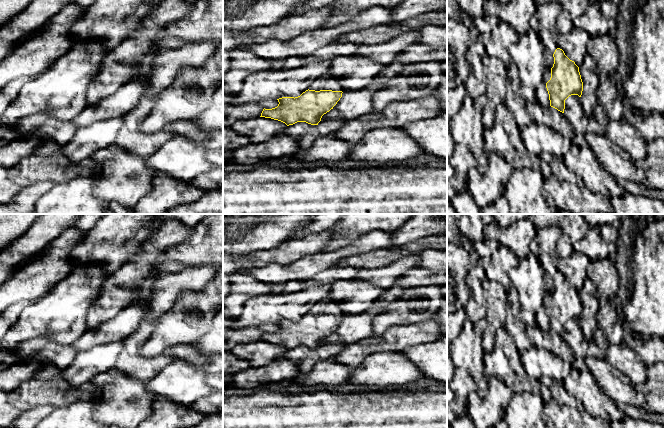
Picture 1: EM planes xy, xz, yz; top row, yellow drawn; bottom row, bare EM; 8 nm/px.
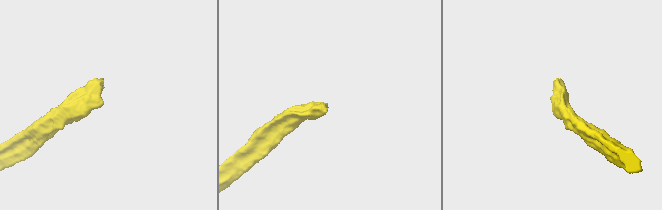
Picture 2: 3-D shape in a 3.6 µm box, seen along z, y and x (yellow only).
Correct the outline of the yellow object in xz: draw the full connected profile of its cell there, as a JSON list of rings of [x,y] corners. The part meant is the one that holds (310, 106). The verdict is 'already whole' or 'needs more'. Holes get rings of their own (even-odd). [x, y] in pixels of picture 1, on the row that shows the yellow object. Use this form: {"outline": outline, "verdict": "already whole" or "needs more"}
{"outline": [[[318,78],[311,84],[311,89],[306,90],[298,97],[282,97],[277,99],[279,104],[272,109],[263,109],[260,117],[271,118],[281,121],[287,126],[297,122],[306,122],[318,125],[324,114],[329,112],[342,97],[341,87],[338,80],[334,78]]], "verdict": "needs more"}

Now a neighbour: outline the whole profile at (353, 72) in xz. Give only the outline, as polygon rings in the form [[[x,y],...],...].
[[[338,56],[330,61],[330,69],[323,78],[334,78],[339,82],[341,91],[359,90],[365,87],[376,85],[378,75],[385,68],[384,65],[378,64],[371,59],[352,56]]]

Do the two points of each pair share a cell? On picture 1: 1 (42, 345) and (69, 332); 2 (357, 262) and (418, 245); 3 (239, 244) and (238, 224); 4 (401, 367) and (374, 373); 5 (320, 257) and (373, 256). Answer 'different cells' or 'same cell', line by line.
1: different cells
2: same cell
3: same cell
4: same cell
5: different cells

